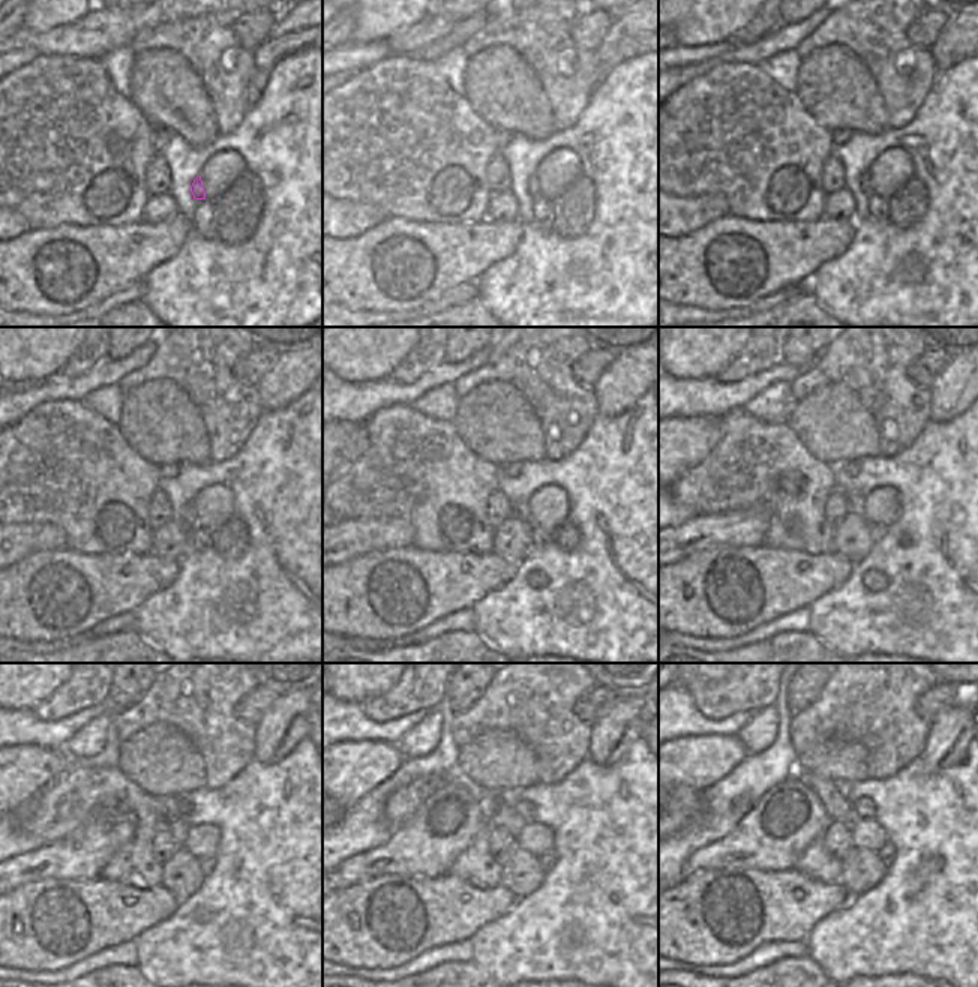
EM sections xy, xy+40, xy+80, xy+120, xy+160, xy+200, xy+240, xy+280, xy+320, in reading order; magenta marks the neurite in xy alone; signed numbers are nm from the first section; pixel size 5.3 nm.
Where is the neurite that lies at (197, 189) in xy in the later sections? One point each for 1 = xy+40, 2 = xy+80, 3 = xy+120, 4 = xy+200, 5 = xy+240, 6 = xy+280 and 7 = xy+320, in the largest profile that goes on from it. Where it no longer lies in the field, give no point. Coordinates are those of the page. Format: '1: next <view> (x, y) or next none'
1: next xy+40 (533, 183)
2: next xy+80 (866, 183)
3: next xy+120 (191, 522)
4: next xy+200 (854, 500)
5: next xy+240 (179, 828)
6: next xy+280 (495, 812)
7: next xy+320 (839, 809)

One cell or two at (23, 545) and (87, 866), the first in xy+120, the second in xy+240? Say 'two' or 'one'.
one

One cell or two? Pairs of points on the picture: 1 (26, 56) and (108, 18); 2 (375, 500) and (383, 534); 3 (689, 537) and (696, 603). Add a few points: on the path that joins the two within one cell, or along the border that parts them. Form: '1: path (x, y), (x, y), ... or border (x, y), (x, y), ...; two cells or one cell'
1: border (15, 48), (35, 48), (41, 54); two cells
2: border (344, 519), (401, 518), (411, 525), (413, 533); two cells
3: border (725, 546), (696, 549), (674, 563); two cells

